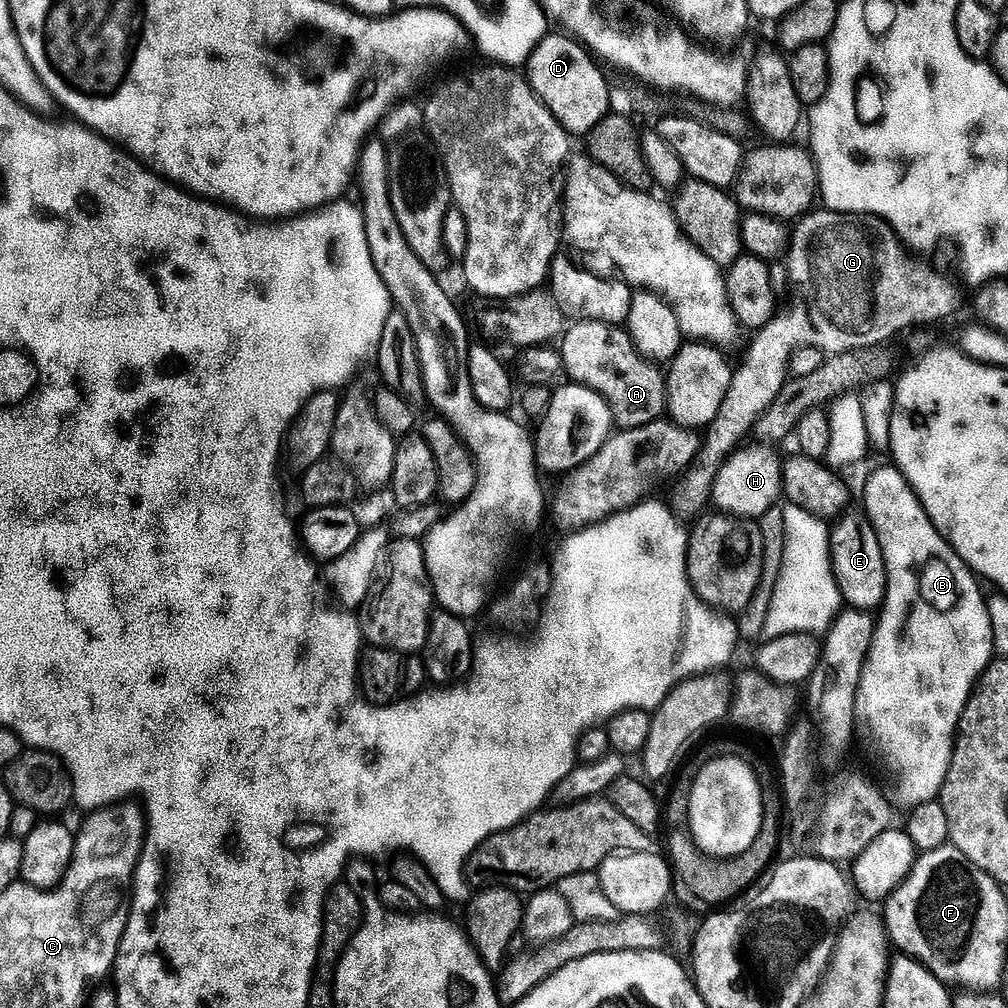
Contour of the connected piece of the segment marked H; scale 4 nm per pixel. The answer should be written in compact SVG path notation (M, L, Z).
M741 447L720 464L712 482L711 503L717 504L721 513L741 518L762 517L778 504L782 496L782 460L776 457L771 447Z

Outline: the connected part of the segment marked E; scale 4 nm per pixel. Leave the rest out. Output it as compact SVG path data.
M860 510L850 511L845 511L830 528L833 574L836 575L843 603L849 609L876 610L883 605L884 596L888 592L888 575L882 546L867 515Z

